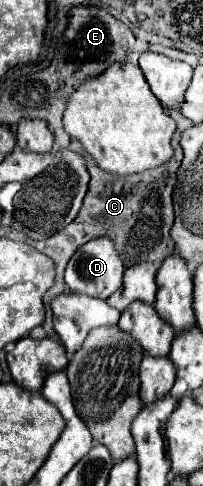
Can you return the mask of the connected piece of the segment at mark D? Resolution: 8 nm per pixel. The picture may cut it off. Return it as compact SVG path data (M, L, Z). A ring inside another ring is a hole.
M101 236L101 238L89 240L71 256L71 260L65 268L65 282L67 282L71 292L83 292L87 296L97 296L97 298L105 300L121 286L123 272L125 272L123 260L119 258L111 238Z

